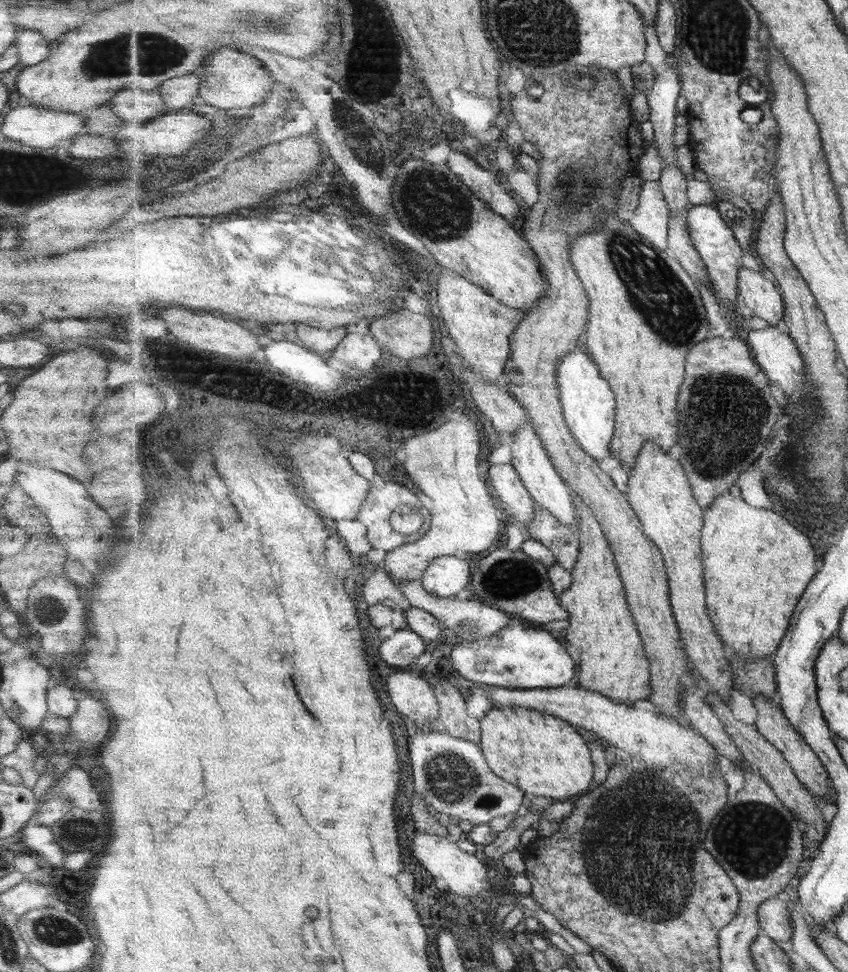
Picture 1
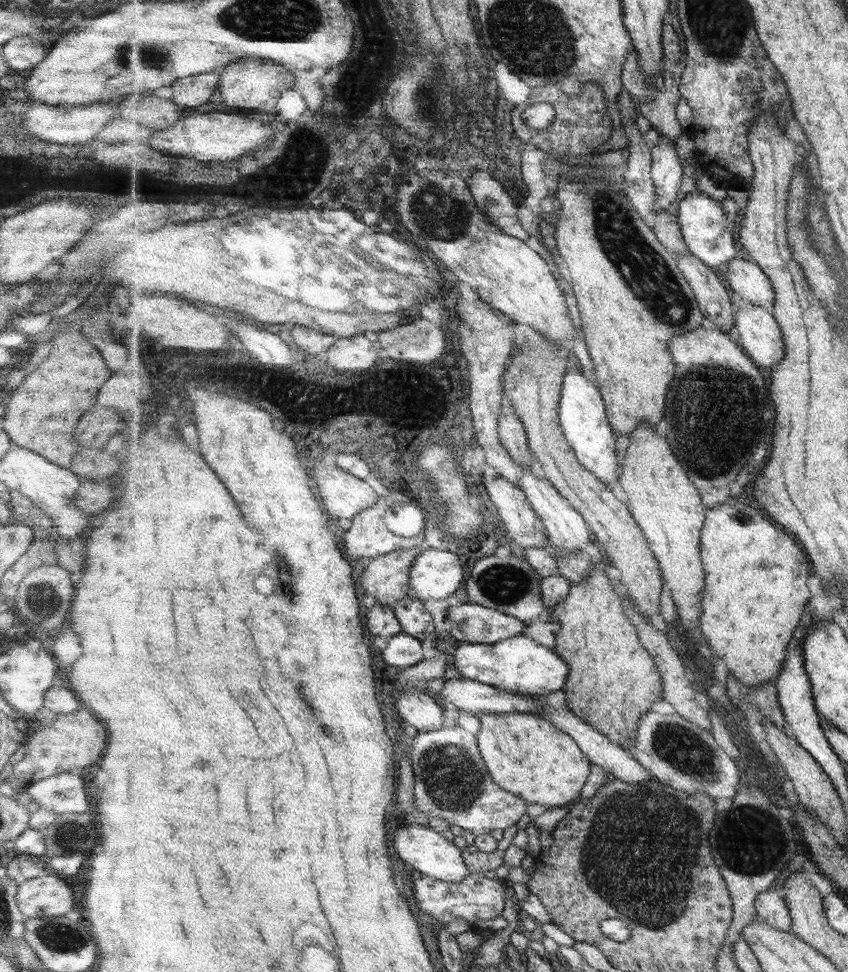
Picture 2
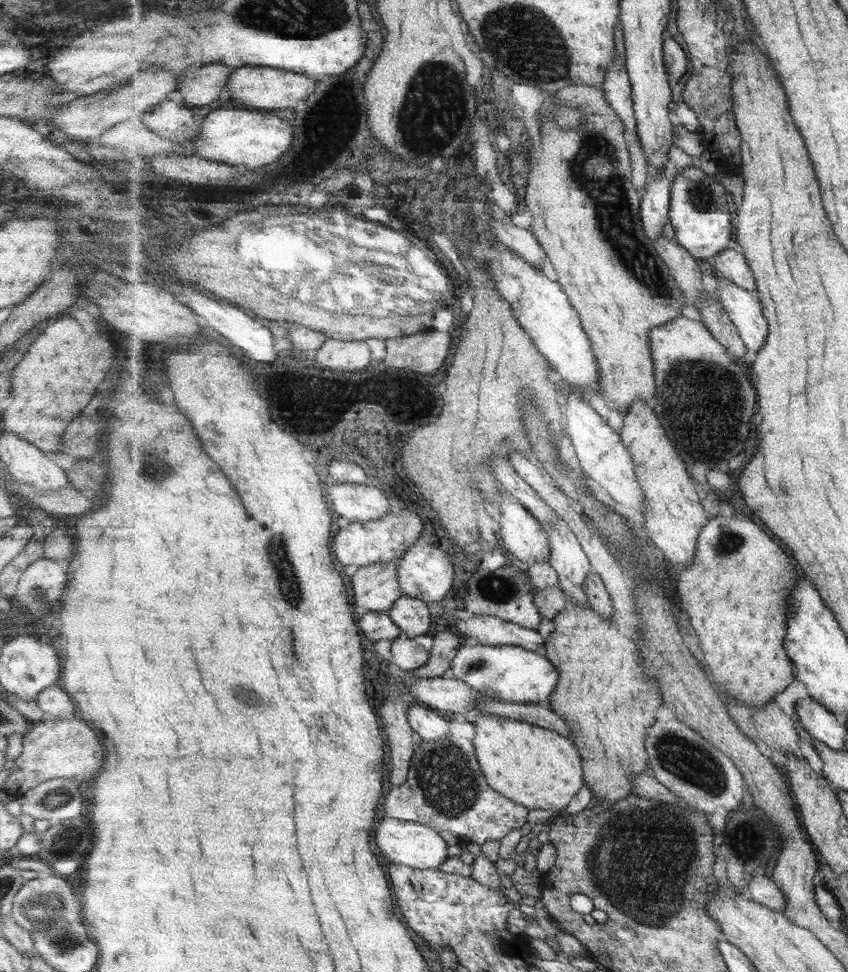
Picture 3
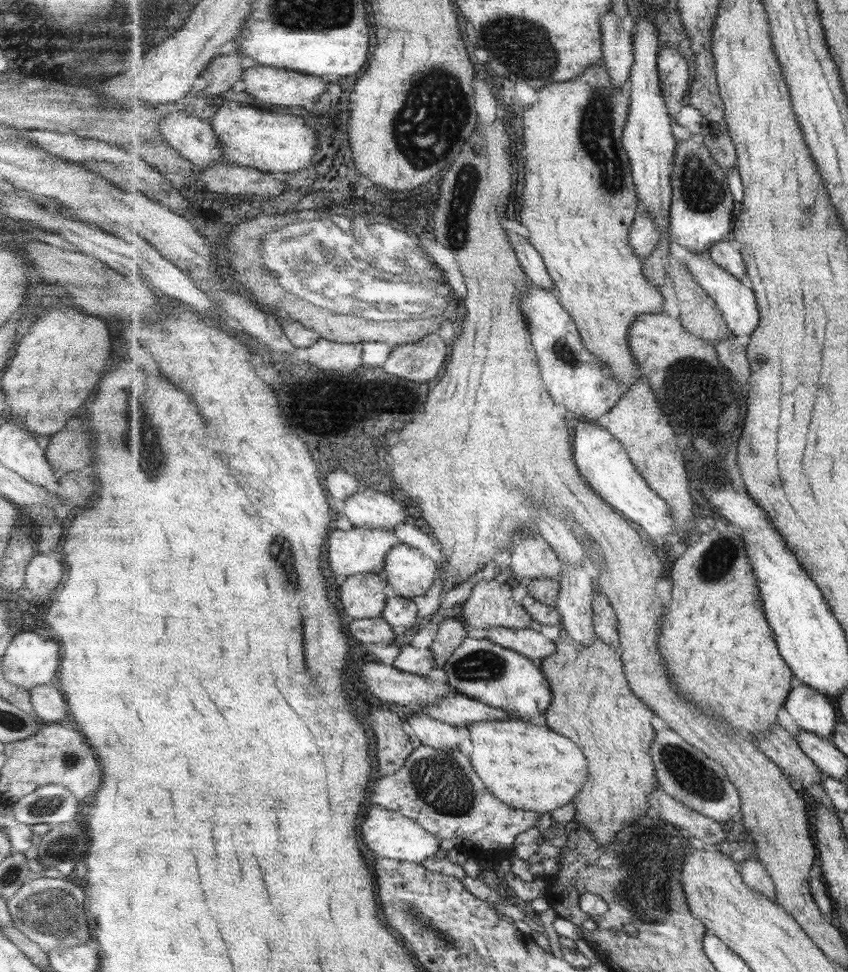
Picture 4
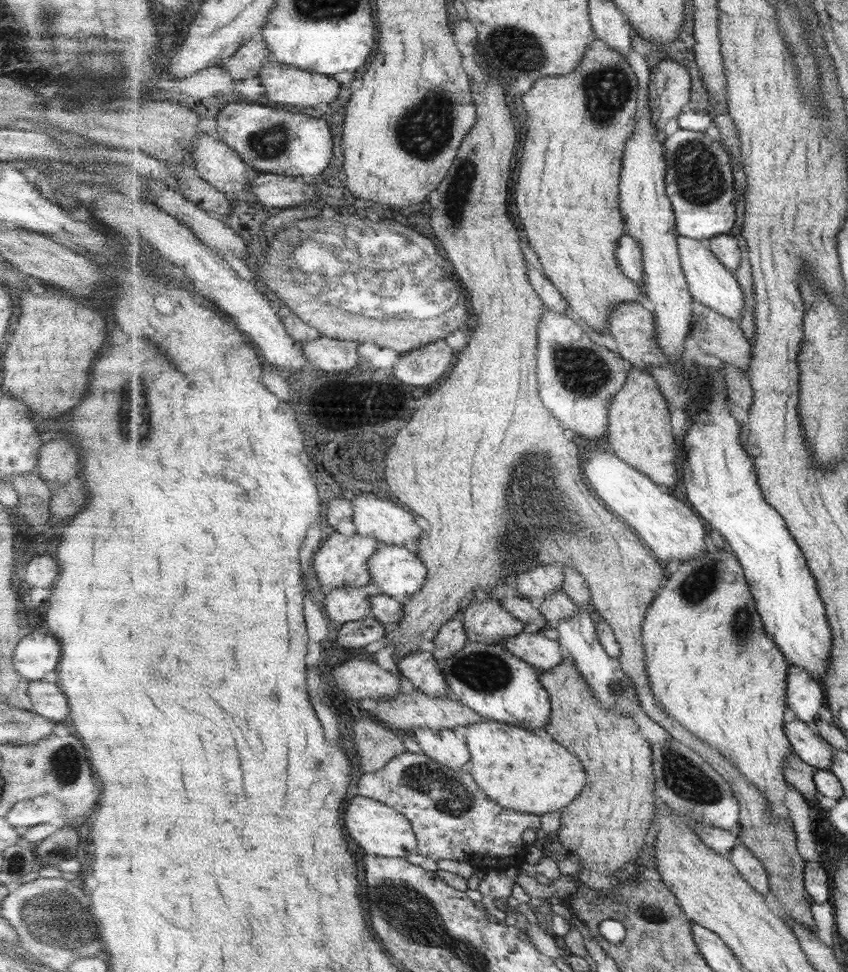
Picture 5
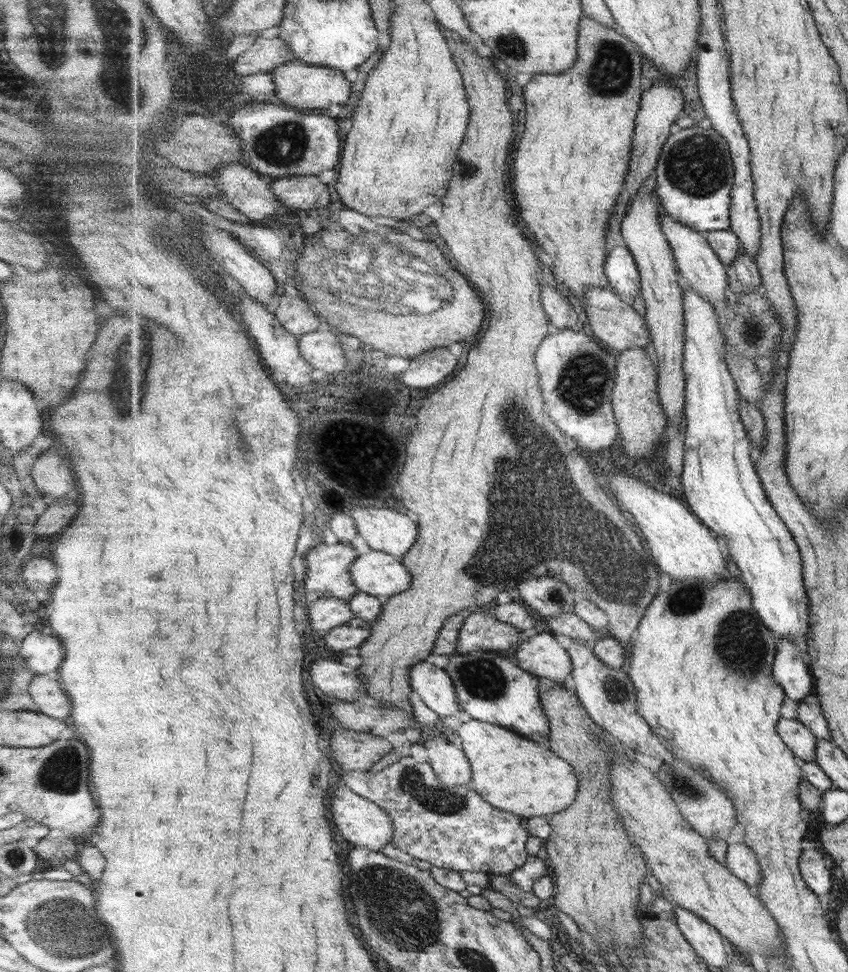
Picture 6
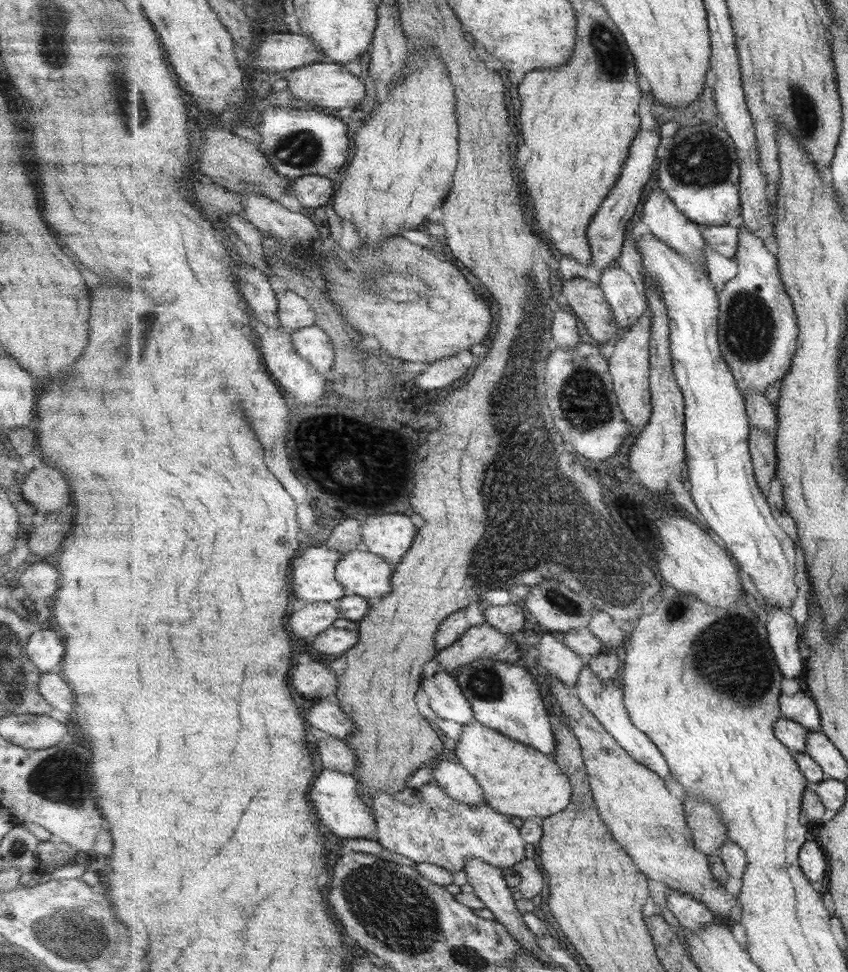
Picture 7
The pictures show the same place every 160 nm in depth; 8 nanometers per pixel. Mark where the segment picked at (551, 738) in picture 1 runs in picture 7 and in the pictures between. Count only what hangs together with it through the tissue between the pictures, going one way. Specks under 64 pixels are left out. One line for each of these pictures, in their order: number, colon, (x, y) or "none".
2: (527, 755)
3: (538, 768)
4: (532, 768)
5: (519, 769)
6: (523, 777)
7: (525, 783)

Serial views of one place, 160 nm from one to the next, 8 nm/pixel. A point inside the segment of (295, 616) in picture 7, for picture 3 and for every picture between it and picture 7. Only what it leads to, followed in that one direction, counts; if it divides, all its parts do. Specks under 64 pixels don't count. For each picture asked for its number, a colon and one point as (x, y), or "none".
3: (376, 587)
4: (363, 595)
5: (345, 604)
6: (325, 614)

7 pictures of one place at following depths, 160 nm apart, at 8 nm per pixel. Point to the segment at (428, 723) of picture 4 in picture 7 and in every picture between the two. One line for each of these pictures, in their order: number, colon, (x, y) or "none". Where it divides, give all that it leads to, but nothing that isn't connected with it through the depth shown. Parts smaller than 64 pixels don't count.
5: (443, 745)
6: (453, 768)
7: (455, 779)

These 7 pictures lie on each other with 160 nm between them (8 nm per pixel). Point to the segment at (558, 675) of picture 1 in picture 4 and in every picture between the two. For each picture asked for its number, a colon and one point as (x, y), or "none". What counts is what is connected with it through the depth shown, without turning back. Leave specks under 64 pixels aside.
2: (519, 665)
3: (509, 673)
4: (481, 669)

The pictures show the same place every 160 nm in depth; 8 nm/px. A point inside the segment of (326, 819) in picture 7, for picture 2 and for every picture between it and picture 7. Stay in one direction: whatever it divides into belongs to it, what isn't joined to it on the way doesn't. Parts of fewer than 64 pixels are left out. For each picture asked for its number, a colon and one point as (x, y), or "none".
2: (429, 852)
3: (411, 844)
4: (389, 834)
5: (379, 829)
6: (363, 823)

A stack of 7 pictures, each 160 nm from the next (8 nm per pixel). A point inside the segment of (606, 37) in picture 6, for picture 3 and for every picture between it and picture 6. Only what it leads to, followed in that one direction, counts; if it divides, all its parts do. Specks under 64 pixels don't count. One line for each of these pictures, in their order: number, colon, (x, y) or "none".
3: (586, 214)
4: (579, 201)
5: (568, 188)

